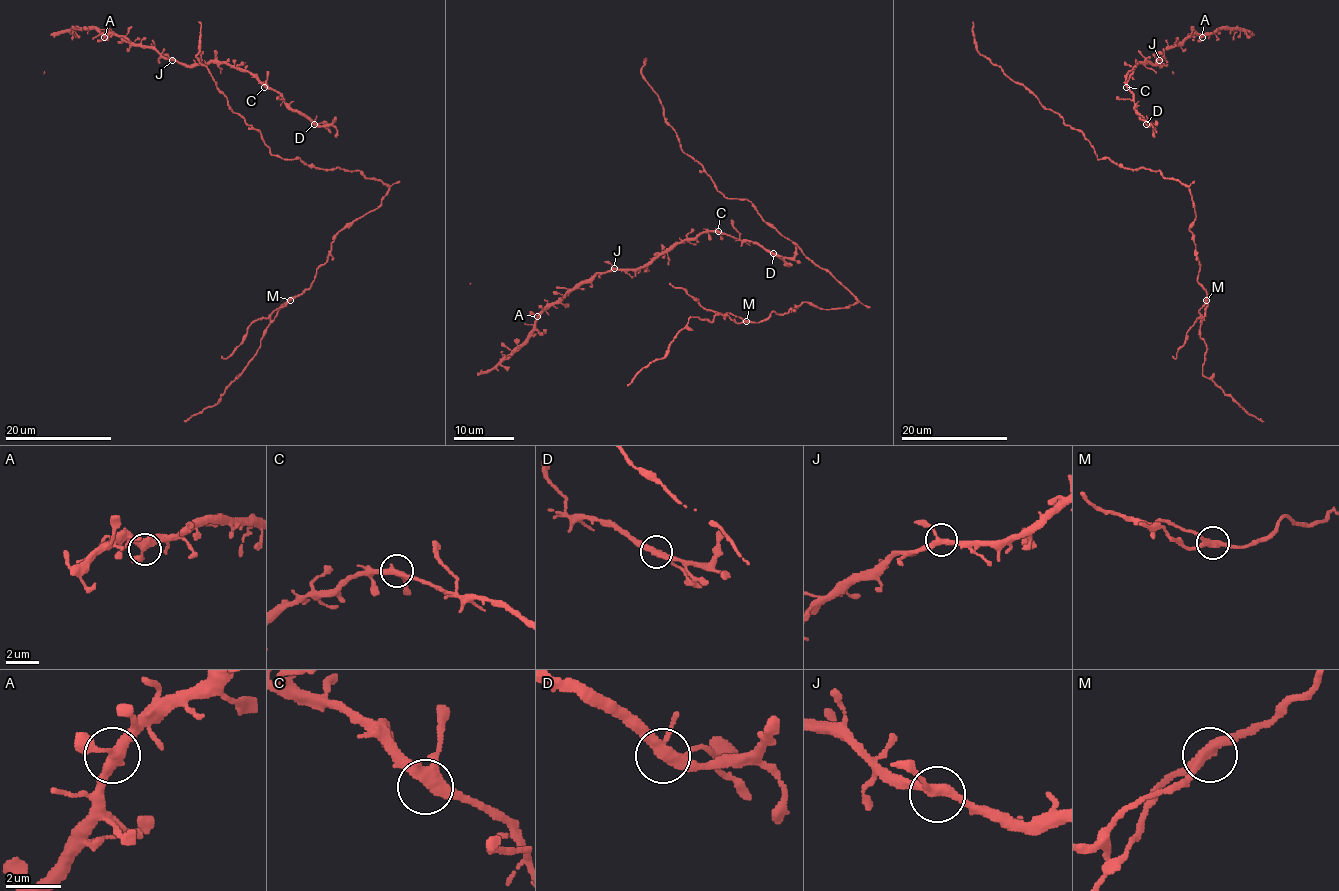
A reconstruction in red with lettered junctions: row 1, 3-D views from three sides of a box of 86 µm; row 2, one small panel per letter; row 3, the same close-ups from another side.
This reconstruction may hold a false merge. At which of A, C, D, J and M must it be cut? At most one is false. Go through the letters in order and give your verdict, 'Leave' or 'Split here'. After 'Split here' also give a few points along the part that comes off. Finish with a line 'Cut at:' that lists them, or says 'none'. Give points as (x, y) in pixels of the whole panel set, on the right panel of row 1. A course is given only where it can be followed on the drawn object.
A: Leave
C: Leave
D: Leave
J: Leave
M: Split here. Course of the part to remove: (1206, 300), (1196, 322), (1187, 332), (1186, 343), (1176, 358), (1172, 355)
Cut at: M

